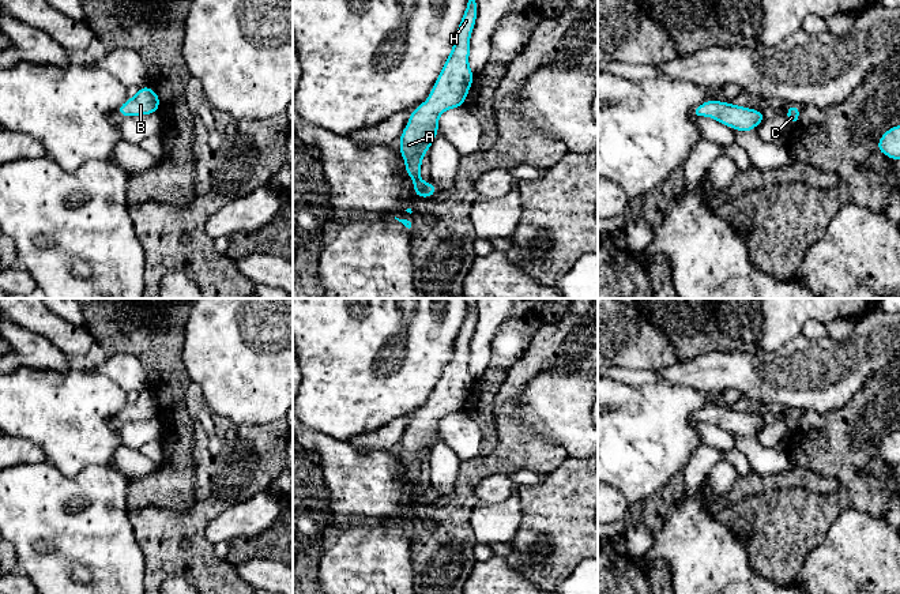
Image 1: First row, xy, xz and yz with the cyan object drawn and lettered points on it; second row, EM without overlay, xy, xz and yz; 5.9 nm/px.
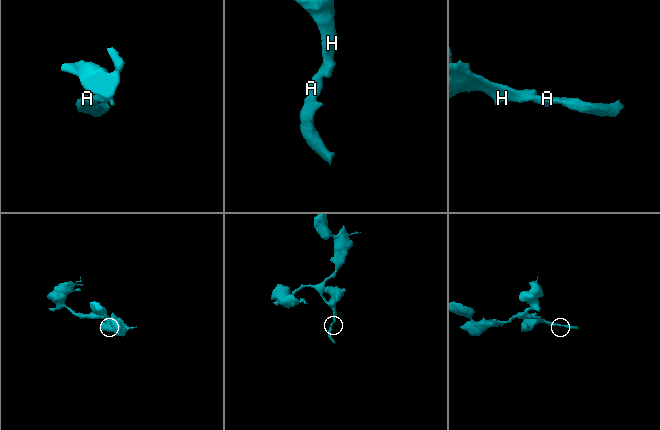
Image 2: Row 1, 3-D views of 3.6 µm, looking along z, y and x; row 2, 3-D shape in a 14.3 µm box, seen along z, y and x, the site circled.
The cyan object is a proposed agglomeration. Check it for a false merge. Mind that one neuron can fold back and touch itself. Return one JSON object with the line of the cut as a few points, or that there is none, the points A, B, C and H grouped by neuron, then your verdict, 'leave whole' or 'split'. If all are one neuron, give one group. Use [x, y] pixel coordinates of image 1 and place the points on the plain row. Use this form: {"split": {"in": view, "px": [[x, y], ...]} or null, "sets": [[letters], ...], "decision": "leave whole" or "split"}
{"split": null, "sets": [["A", "B", "C", "H"]], "decision": "leave whole"}

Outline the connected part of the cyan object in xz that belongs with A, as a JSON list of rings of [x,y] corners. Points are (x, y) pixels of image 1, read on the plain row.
[[[470,298],[467,313],[456,335],[452,357],[429,398],[429,403],[413,414],[404,432],[399,454],[406,467],[406,480],[413,484],[414,500],[430,503],[438,497],[437,490],[425,488],[419,482],[422,462],[429,459],[430,451],[438,439],[438,422],[444,416],[463,411],[474,377],[468,372],[470,342],[478,319],[477,301]]]

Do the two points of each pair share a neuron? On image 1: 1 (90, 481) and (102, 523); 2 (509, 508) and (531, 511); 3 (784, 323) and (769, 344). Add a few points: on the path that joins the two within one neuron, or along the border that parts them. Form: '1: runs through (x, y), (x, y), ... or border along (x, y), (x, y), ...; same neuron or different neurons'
1: runs through (95, 492), (95, 512); same neuron
2: border along (518, 492), (520, 525), (511, 540); different neurons
3: runs through (779, 329), (772, 338); same neuron

